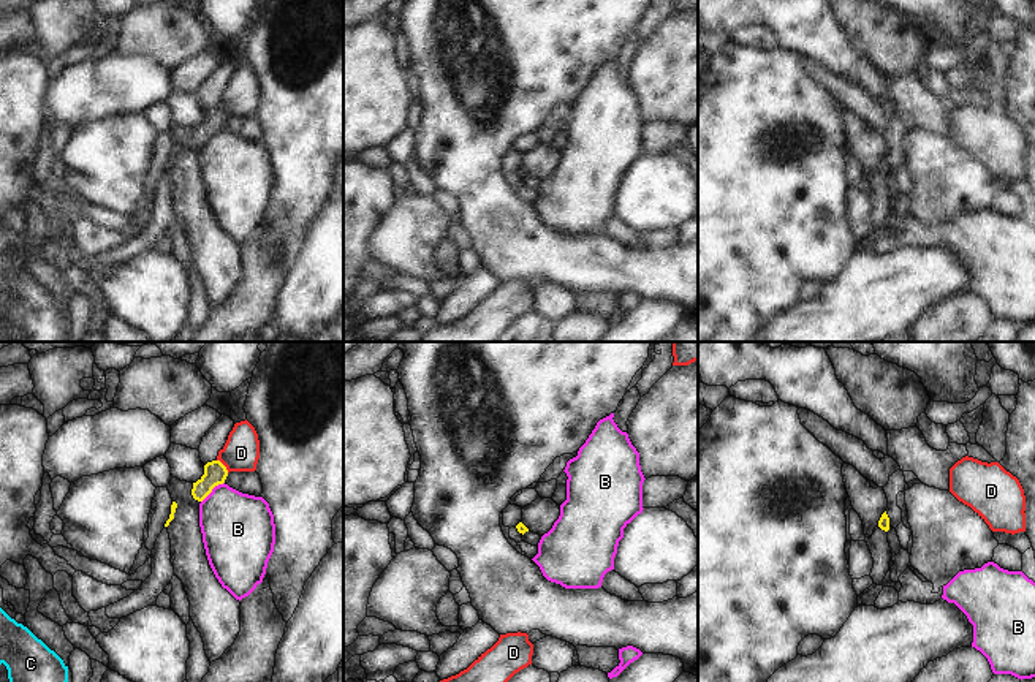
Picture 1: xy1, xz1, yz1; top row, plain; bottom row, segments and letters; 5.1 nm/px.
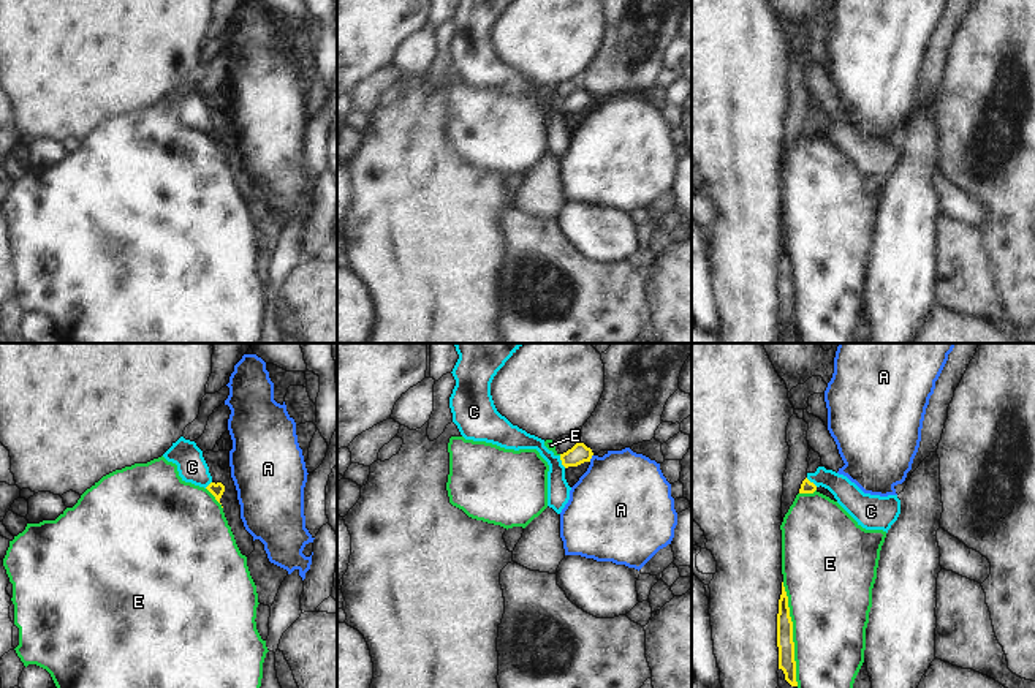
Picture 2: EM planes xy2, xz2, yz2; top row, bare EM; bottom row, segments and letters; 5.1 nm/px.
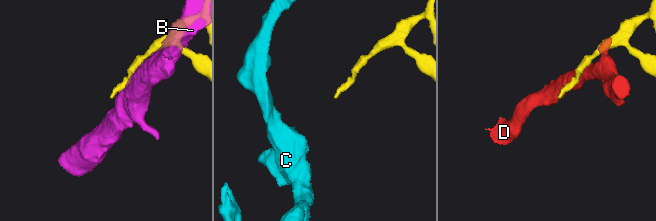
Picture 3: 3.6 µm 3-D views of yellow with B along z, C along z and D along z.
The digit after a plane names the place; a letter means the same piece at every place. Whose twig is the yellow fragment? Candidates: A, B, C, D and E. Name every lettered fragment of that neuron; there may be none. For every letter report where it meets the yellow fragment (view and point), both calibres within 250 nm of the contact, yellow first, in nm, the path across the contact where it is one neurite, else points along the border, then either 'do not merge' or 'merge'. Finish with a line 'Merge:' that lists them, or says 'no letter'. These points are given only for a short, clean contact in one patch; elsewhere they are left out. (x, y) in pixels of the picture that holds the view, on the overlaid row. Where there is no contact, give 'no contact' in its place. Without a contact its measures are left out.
A: meets yellow in xz2 at (591, 457); 100 nm thick on the yellow side, 440 nm on the other; border along xz2 (592, 454), (589, 461); do not merge
B: meets yellow in xy1 at (211, 491); 120 nm thick on the yellow side, 360 nm on the other; border along xy1 (223, 481), (201, 502); do not merge
C: meets yellow in xz2 at (562, 462); 100 nm thick on the yellow side, 110 nm on the other; border along xz2 (559, 456), (565, 467); do not merge
D: meets yellow in xy1 at (223, 466); 120 nm thick on the yellow side, 190 nm on the other; do not merge
E: meets yellow in yz2 at (792, 635); 90 nm thick on the yellow side, 420 nm on the other; do not merge
Merge: no letter

